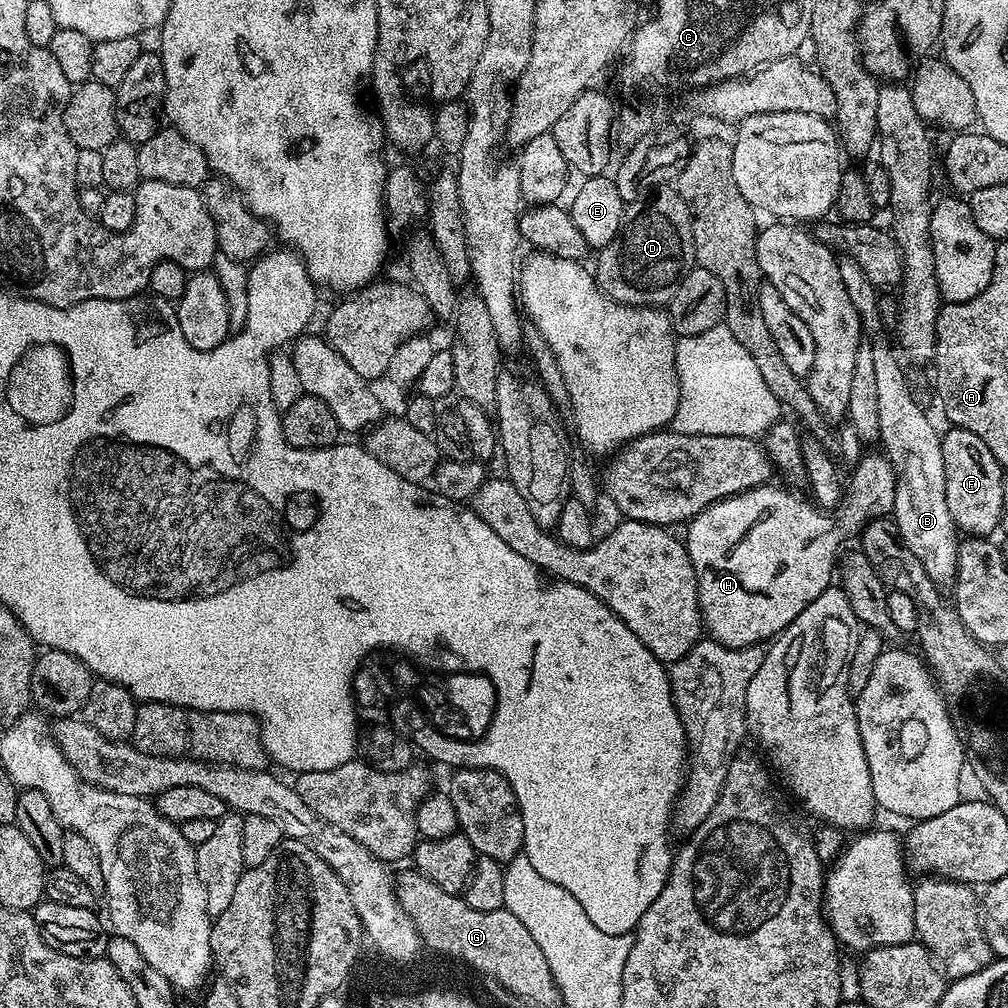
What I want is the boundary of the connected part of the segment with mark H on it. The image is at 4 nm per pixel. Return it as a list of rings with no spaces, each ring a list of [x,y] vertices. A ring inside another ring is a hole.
[[[766,483],[760,488],[751,488],[737,496],[727,496],[725,500],[720,500],[717,504],[711,504],[706,510],[702,510],[687,525],[688,536],[686,535],[686,547],[690,554],[690,562],[696,571],[696,581],[698,582],[698,602],[700,603],[700,619],[707,635],[711,639],[717,640],[720,644],[725,644],[727,648],[749,648],[752,644],[771,641],[780,635],[818,594],[825,592],[833,583],[834,573],[838,568],[838,552],[836,556],[836,536],[837,529],[833,521],[828,520],[823,511],[817,508],[811,499],[799,496],[796,492],[791,492],[788,488],[772,488],[771,483]]]

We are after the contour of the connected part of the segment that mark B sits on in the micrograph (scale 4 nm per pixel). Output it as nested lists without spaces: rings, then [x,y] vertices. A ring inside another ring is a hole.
[[[852,256],[839,257],[838,274],[842,274],[842,286],[846,286],[850,306],[854,306],[854,310],[861,318],[863,331],[867,335],[868,332],[872,335],[870,343],[878,381],[880,431],[878,444],[888,457],[888,461],[892,463],[896,475],[892,516],[900,531],[902,542],[910,550],[910,554],[914,554],[914,558],[922,562],[922,570],[930,574],[934,583],[941,586],[951,585],[956,578],[960,545],[958,529],[950,518],[950,506],[946,506],[946,465],[942,462],[941,433],[936,432],[931,418],[920,409],[912,397],[908,384],[904,381],[901,357],[893,341],[891,339],[888,341],[883,336],[884,324],[880,321],[880,300],[876,297],[879,296],[878,289],[870,282],[870,278],[866,278],[862,266],[858,266],[858,262],[854,262]]]

